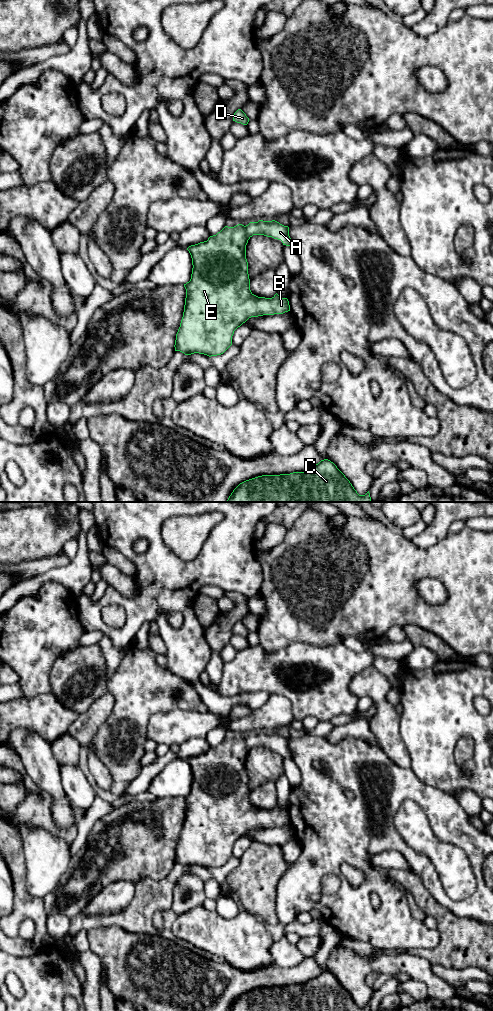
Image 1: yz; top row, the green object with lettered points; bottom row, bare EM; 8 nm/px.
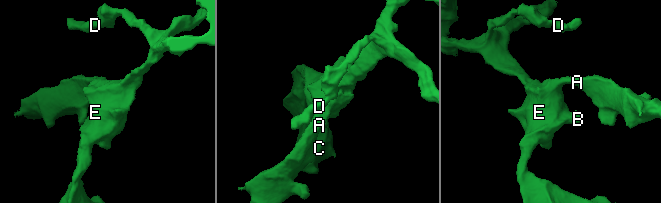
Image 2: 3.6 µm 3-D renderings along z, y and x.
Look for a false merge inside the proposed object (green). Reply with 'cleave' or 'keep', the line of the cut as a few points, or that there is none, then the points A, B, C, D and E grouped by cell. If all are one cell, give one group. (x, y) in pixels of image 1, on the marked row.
keep; cut none; groups A B C D E

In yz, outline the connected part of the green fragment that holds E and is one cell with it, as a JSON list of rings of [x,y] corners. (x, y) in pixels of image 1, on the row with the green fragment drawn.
[[[259,220],[258,222],[250,222],[246,226],[242,224],[234,227],[225,226],[216,235],[210,236],[207,241],[191,245],[187,248],[192,258],[193,268],[190,281],[184,284],[186,298],[183,317],[176,334],[175,351],[180,351],[185,355],[194,353],[204,354],[209,357],[221,355],[232,345],[234,331],[249,318],[283,314],[290,311],[287,298],[281,298],[277,293],[272,298],[258,297],[250,290],[246,245],[253,235],[272,237],[281,240],[283,245],[286,246],[292,246],[293,244],[289,236],[288,226],[284,226],[275,220]]]

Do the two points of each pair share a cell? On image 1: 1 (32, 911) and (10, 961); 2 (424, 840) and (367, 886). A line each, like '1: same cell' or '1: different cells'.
1: different cells
2: different cells

